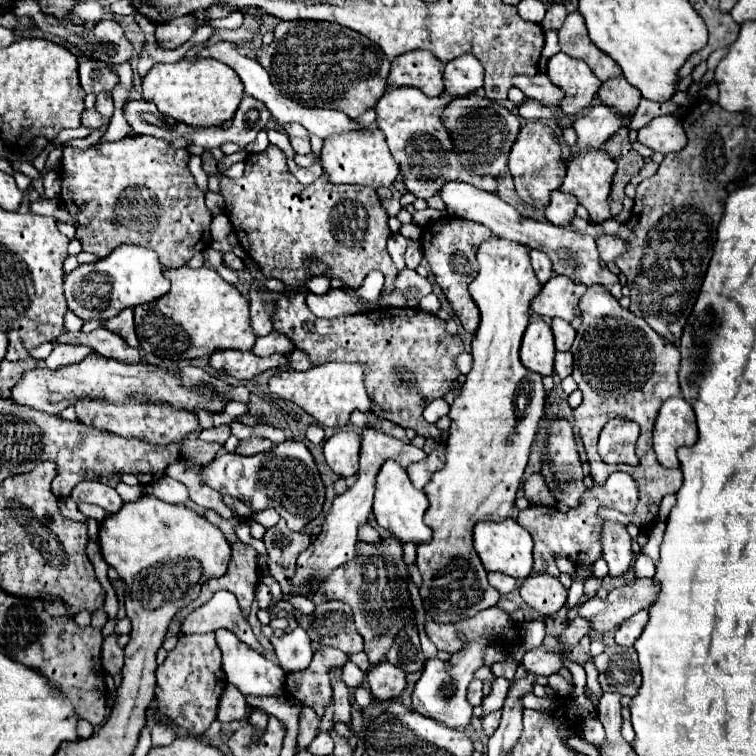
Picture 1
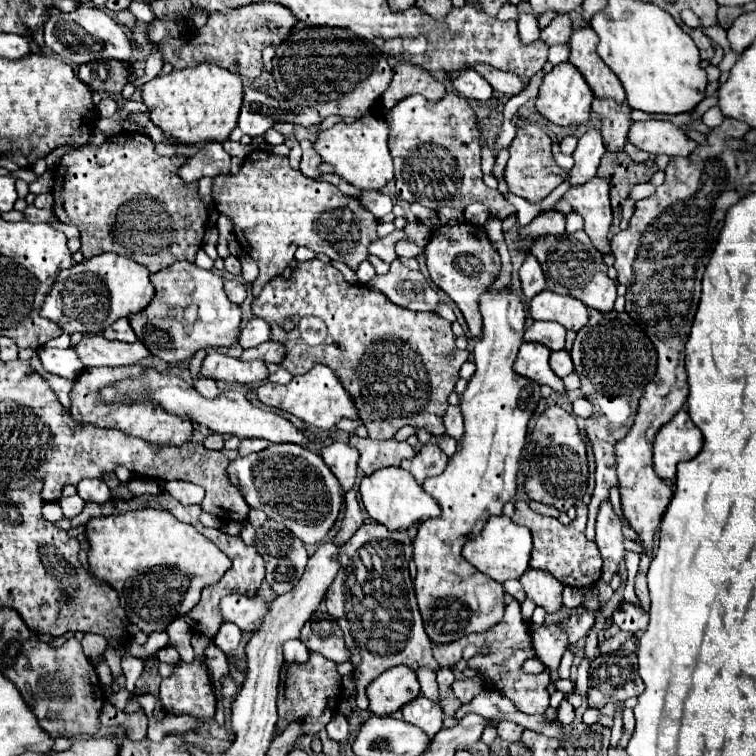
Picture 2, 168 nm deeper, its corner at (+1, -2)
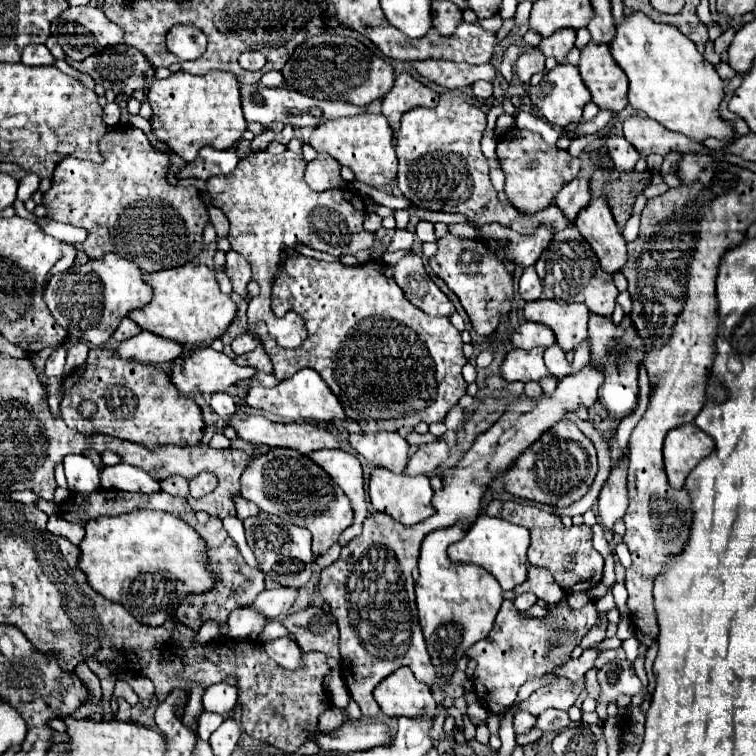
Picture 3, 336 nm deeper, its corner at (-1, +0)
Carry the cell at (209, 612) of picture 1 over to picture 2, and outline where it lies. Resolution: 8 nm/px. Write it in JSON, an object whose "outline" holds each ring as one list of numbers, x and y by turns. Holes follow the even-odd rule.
{"outline":[[229,594,221,600,219,606,223,622,233,622,243,632,253,632,267,612,267,604,261,598,247,598,243,594]]}

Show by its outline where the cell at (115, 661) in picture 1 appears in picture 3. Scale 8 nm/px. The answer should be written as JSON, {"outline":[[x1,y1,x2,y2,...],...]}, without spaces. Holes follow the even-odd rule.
{"outline":[[203,712,199,716,199,730,197,730,197,736,201,740,209,740,209,736,221,726,223,722,223,716,221,714,213,714,213,712]]}

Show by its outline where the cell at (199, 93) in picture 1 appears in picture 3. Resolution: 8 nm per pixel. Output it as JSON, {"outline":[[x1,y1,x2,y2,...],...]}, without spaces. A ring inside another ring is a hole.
{"outline":[[213,70,205,76,193,76,187,72,171,74,167,80,155,80,147,92,147,100,153,106,151,128,159,142,165,142,171,152,185,162,193,162,203,146,215,150,229,150,243,138,247,130,241,110,239,82,229,72]]}

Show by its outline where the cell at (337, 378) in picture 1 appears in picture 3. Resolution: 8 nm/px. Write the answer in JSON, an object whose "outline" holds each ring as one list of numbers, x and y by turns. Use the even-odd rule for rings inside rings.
{"outline":[[311,368,299,370,293,378,285,380,285,382,273,386,273,388,263,388,263,386,251,388,245,396,245,404,249,408,279,414,279,416,287,418,289,422,297,422,297,420,323,420,323,422,329,422,333,418,345,418,345,412,343,412,337,396,329,390,329,386,321,380,321,376]]}

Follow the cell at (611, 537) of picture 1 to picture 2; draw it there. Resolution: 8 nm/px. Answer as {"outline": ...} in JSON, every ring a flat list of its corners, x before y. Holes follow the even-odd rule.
{"outline":[[603,502,599,516,597,516,597,536,595,542,599,546,601,558,603,558,603,570,601,578,605,582,611,580,611,576,617,572,619,564,625,558,625,546,623,546,623,534,621,534,621,518,613,512,611,502]]}

